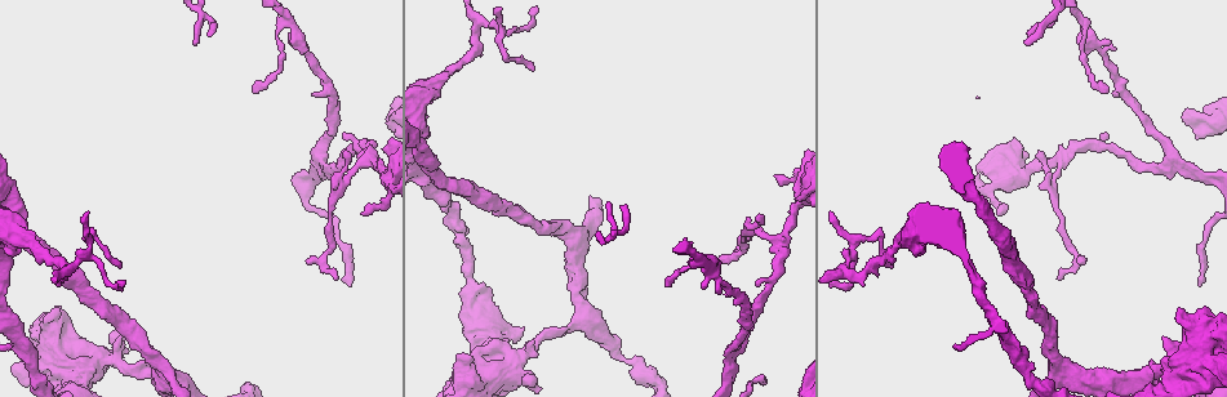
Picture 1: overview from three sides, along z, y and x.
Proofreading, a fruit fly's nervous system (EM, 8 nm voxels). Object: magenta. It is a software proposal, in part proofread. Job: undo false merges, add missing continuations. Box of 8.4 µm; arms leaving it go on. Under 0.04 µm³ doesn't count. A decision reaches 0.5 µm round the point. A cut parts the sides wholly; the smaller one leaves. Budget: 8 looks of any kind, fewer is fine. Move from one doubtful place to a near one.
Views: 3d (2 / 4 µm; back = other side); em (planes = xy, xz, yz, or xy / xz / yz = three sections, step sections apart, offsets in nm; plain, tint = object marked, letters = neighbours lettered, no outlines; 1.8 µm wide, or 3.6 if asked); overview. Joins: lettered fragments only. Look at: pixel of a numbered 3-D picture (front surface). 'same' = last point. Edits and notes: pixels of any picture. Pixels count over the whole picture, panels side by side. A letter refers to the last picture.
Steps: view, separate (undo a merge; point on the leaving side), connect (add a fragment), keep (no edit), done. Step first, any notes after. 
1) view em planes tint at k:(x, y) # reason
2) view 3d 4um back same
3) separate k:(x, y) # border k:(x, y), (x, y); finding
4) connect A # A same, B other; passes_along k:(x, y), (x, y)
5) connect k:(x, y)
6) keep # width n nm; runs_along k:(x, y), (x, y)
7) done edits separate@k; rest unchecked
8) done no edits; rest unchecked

view em 3.6um planes tint at 1:(739, 345) # branch point

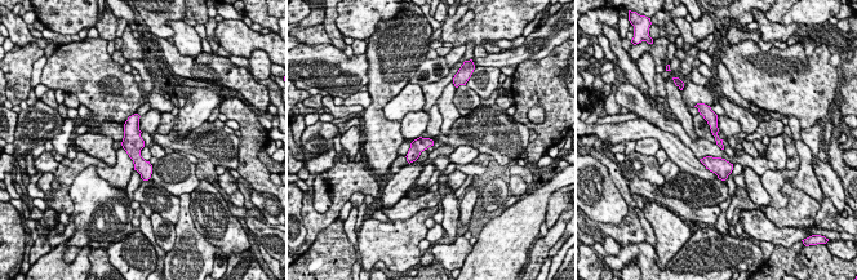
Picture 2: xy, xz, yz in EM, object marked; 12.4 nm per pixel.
view em 3.6um planes letters same # see the neighbours

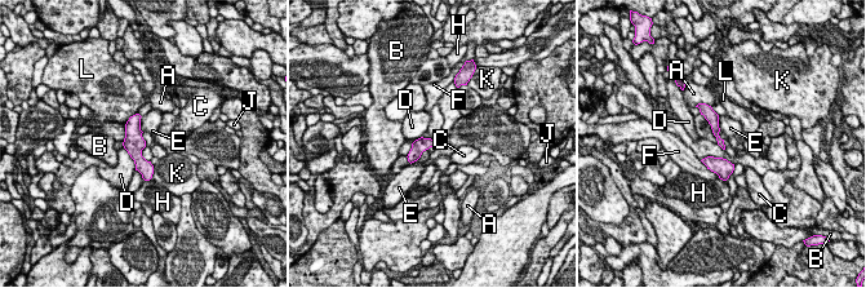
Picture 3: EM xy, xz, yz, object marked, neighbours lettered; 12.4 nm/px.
keep # width 90 nm; A other, B other, C other, D other, E other, F other, H other, J other, K other, L other; runs_along 3:(136, 118), (134, 151), (147, 176); all the same neuron

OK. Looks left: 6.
view em planes letters at 1:(1062, 158) # three-way junction

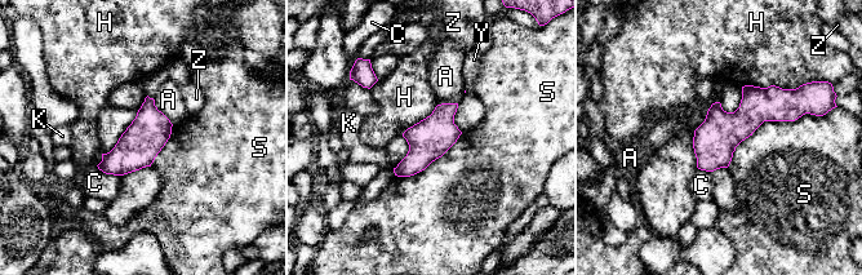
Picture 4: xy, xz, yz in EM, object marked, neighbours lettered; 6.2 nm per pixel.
keep # longest_contact S 600 nm; A other, C other, H other, K other, S other, Y other, Z other; border 4:(805, 112), (764, 120), (727, 167); all the same neuron

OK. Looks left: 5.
view em planes letters at 1:(778, 174) # tapers out

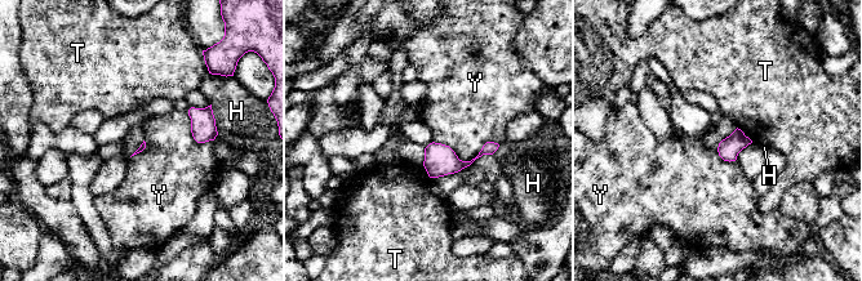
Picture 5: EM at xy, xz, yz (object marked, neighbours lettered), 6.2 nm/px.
keep # H other, T other, Y other; border 5:(432, 141), (462, 160), (498, 145); no lettered fragment goes on from it

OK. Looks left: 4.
view 3d 2um back at 1:(1062, 278)

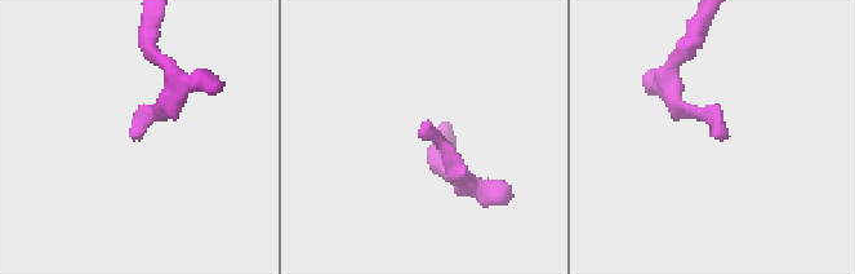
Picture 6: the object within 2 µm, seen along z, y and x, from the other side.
view em planes letters at 6:(131, 135) # shape alone is not enough

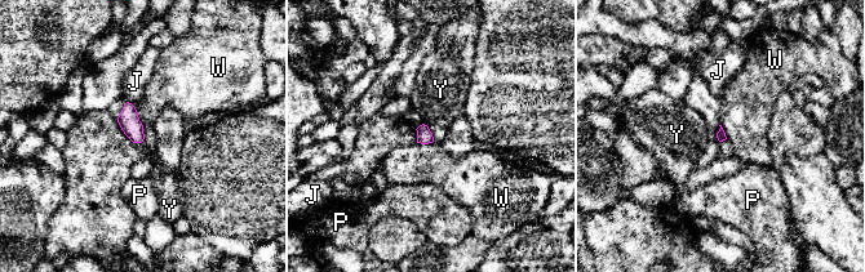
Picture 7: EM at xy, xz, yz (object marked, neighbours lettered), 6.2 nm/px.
keep # longest_contact W 130 nm; J other, P other, W other, Y other; border 7:(134, 107), (138, 120), (143, 125); none of them fits

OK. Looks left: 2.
done no edits; rest unchecked

